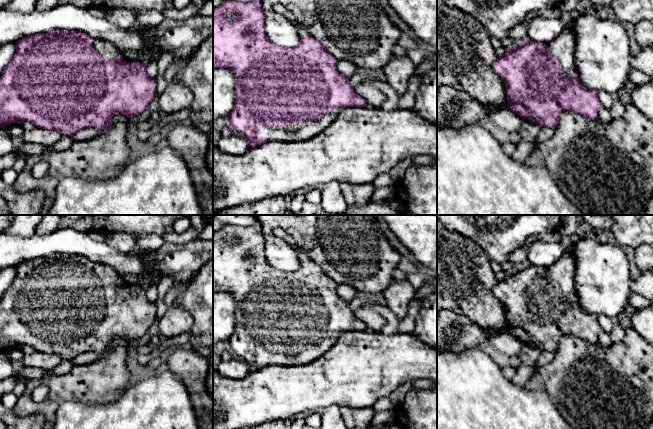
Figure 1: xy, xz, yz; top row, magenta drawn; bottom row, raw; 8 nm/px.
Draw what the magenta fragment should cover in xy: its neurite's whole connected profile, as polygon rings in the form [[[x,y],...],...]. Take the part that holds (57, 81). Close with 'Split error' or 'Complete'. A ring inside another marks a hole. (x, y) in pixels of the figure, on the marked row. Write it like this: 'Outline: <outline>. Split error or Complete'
Outline: [[[54,31],[51,33],[41,33],[32,36],[23,37],[16,42],[16,53],[6,66],[0,78],[0,128],[12,123],[21,123],[28,121],[34,124],[37,128],[55,130],[63,135],[73,136],[78,131],[85,128],[106,129],[112,124],[112,119],[115,114],[124,114],[131,118],[146,110],[149,103],[156,96],[156,82],[150,78],[146,72],[146,67],[140,62],[125,62],[119,58],[119,50],[111,43],[103,40],[94,39],[91,36],[78,31]]]. Split error

